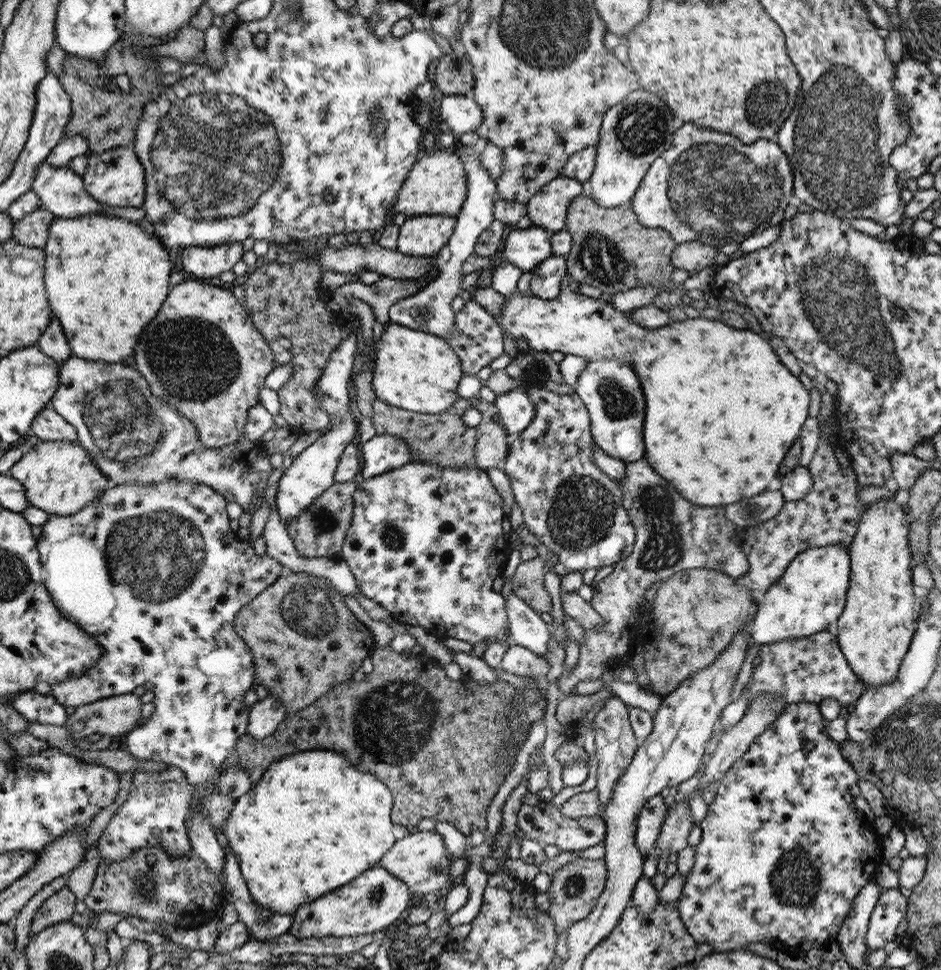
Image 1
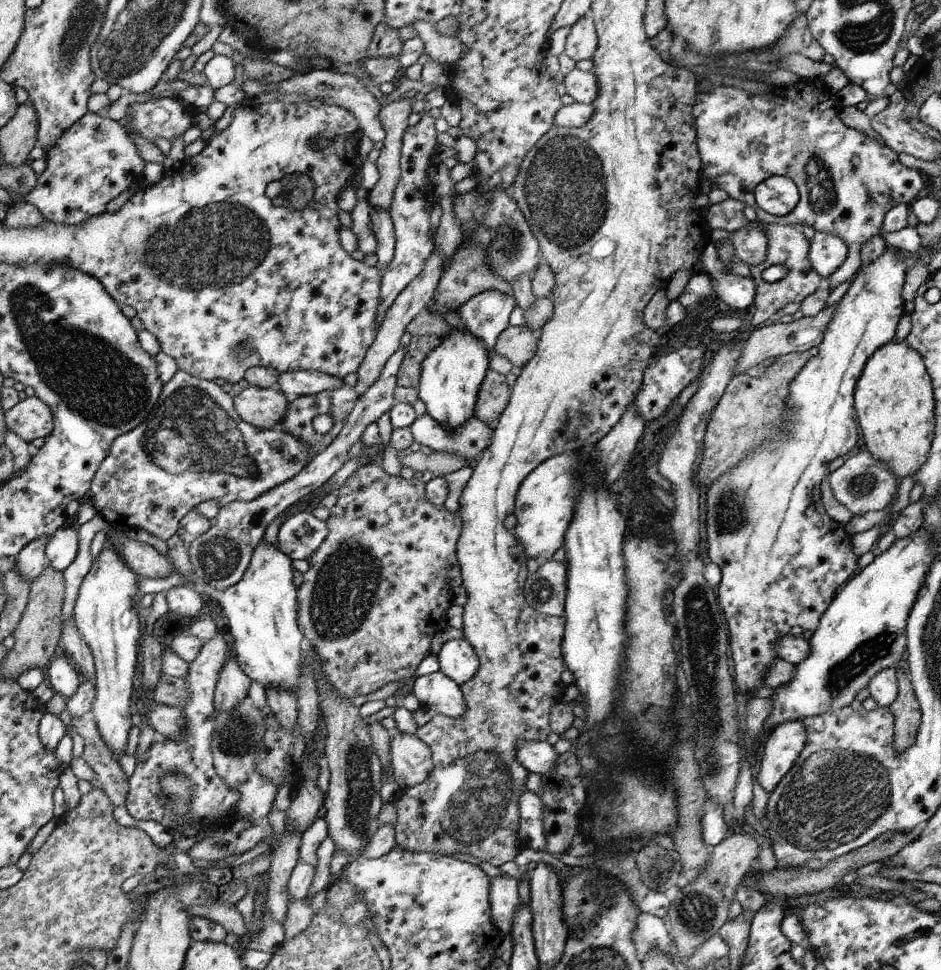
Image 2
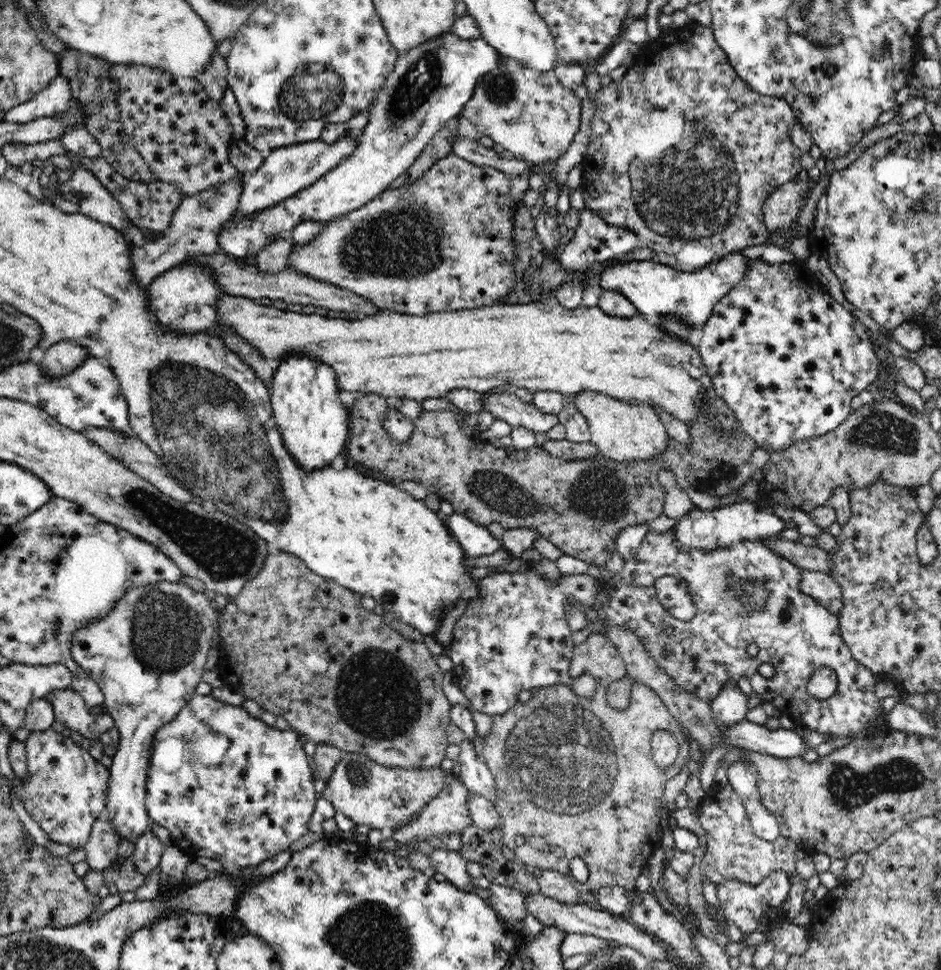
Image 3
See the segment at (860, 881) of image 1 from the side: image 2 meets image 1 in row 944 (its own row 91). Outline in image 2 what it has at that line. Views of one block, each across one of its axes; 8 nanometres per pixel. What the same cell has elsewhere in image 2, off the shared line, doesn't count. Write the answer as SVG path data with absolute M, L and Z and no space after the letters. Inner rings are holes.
M801 80L793 88L774 89L767 95L757 96L735 87L713 87L711 92L697 94L693 108L703 179L710 180L731 198L741 200L757 210L754 189L758 184L774 175L784 175L793 180L799 190L798 206L787 215L762 214L762 219L766 223L812 227L815 232L828 233L844 241L848 247L844 264L824 280L832 292L840 283L852 278L860 268L862 244L876 234L883 234L886 213L898 205L910 207L911 202L919 196L925 176L921 171L902 165L898 161L899 154L890 147L885 144L881 146L868 135L847 127L839 117L841 106L838 97L829 93L819 80Z

